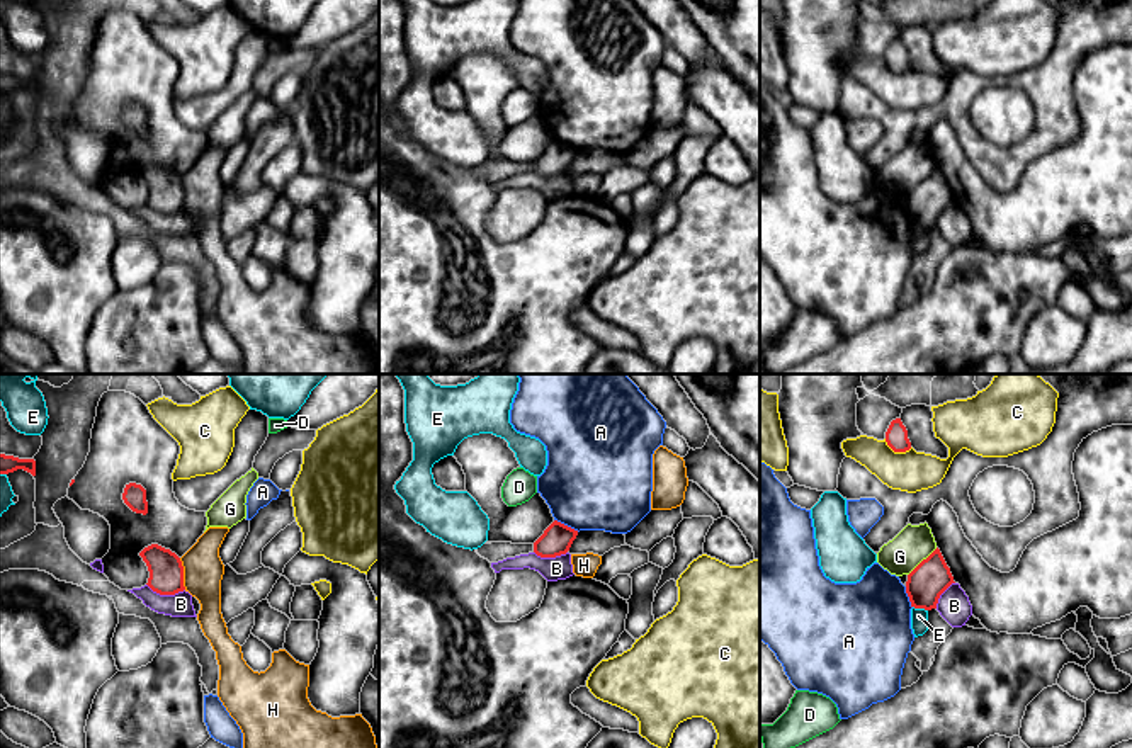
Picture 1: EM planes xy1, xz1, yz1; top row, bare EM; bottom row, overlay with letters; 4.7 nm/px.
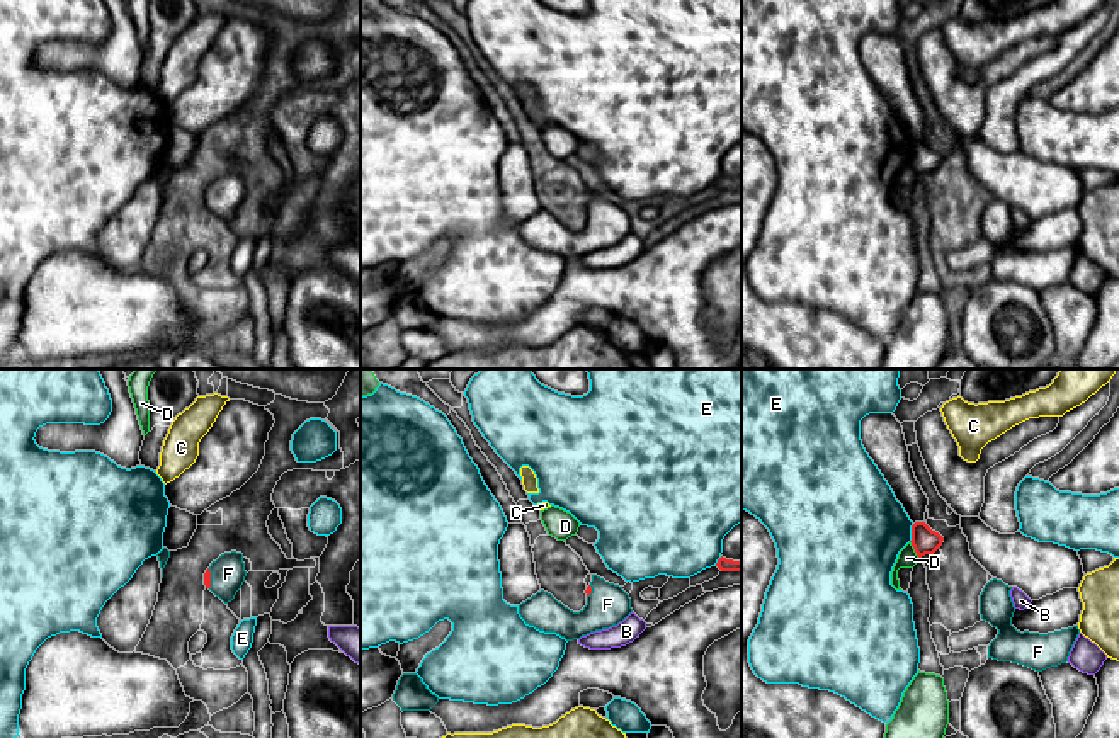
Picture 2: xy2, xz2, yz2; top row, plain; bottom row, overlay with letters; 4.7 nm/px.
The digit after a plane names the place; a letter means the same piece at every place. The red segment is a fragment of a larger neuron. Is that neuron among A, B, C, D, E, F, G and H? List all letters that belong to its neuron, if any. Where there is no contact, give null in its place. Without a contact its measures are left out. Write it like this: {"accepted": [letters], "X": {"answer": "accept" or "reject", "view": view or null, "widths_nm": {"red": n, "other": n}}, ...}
{"accepted": ["F"], "A": {"answer": "reject", "view": "xz1", "widths_nm": {"red": 140, "other": 460}}, "B": {"answer": "reject", "view": "xy1", "widths_nm": {"red": 160, "other": 110}}, "C": {"answer": "reject", "view": "yz1", "widths_nm": {"red": 110, "other": 200}}, "D": {"answer": "reject", "view": "yz2", "widths_nm": {"red": 130, "other": 90}}, "E": {"answer": "reject", "view": "yz2", "widths_nm": {"red": 130, "other": 440}}, "F": {"answer": "accept", "view": "xy2", "widths_nm": {"red": 30, "other": 160}}, "G": {"answer": "reject", "view": "yz1", "widths_nm": {"red": 180, "other": 180}}, "H": {"answer": "reject", "view": "xy1", "widths_nm": {"red": 160, "other": 190}}}

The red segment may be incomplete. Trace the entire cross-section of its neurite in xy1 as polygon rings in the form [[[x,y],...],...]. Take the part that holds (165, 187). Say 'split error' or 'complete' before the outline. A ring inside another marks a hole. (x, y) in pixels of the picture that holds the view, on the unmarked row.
complete; [[[158,163],[144,167],[139,175],[148,185],[148,206],[160,214],[184,211],[184,185],[180,177]]]

